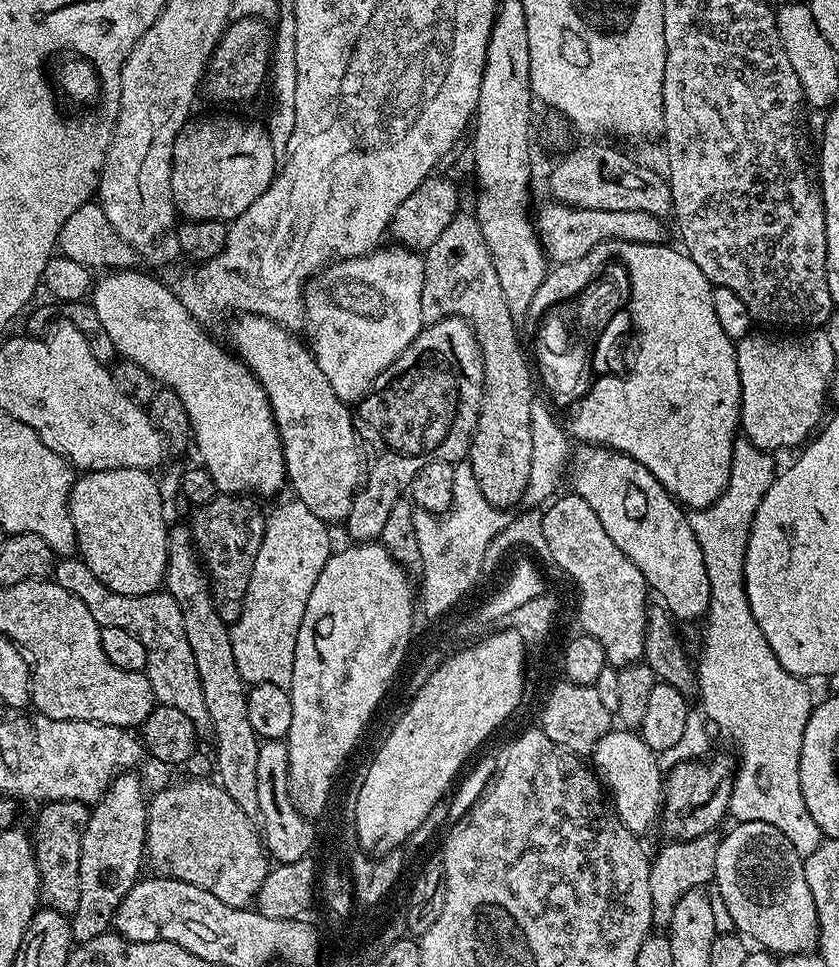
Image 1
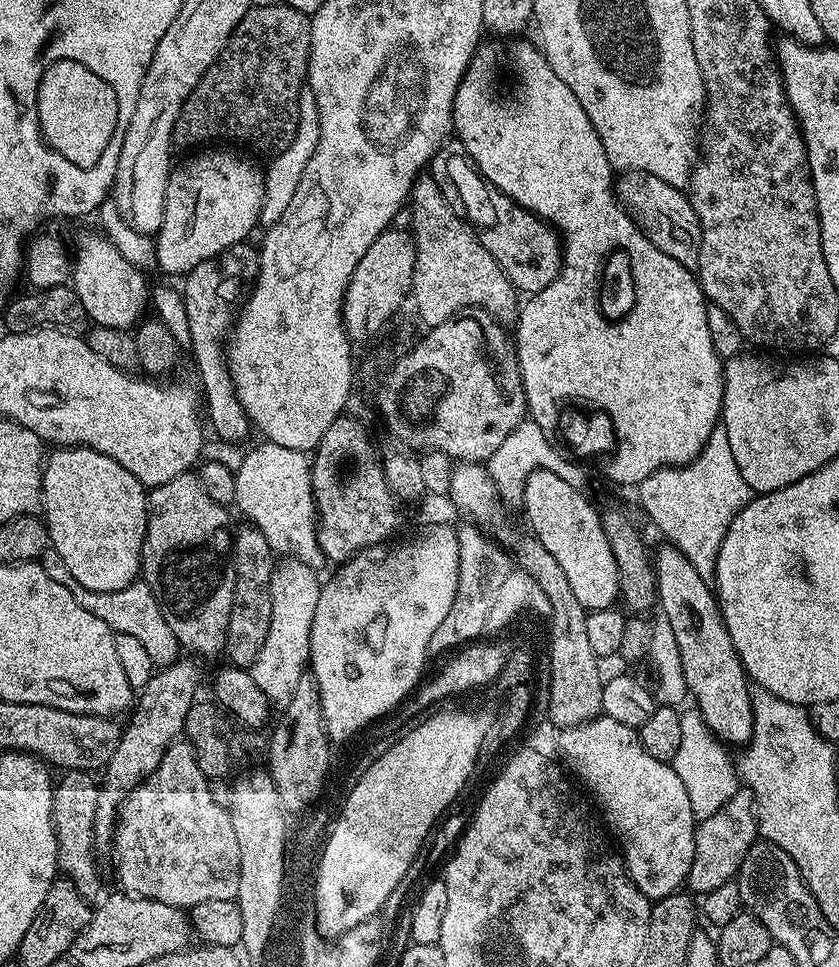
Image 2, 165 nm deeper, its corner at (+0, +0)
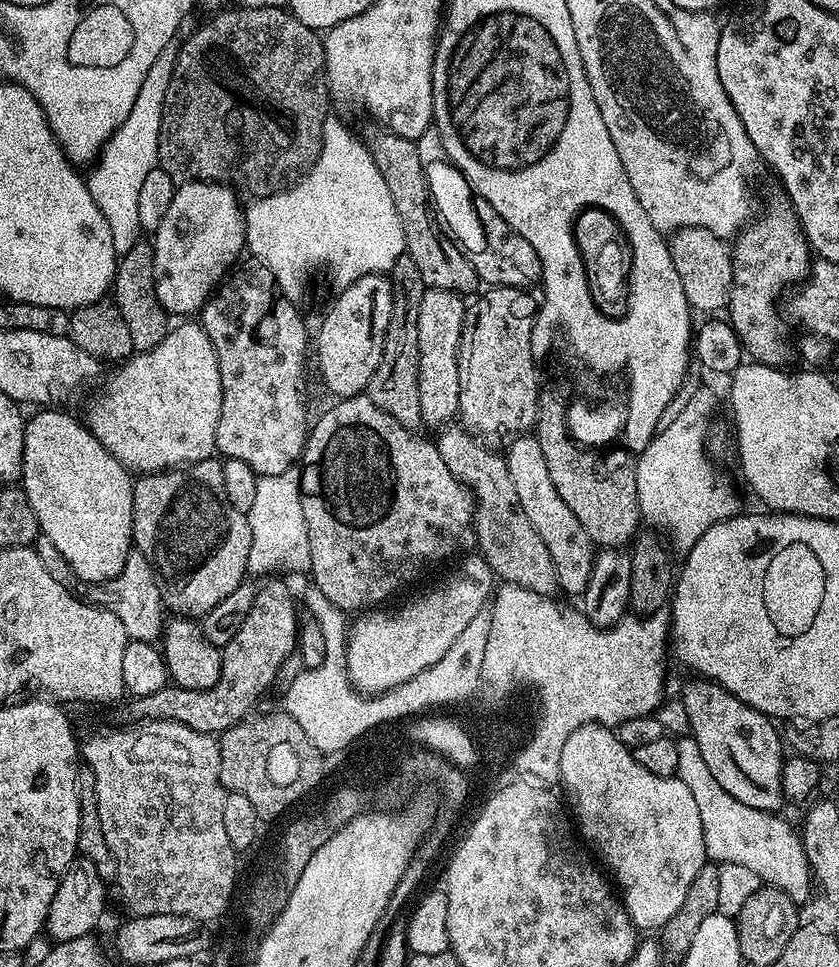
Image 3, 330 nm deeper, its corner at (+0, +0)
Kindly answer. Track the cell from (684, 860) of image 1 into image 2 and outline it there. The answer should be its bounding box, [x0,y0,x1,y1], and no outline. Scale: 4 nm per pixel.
[686,787,758,896]

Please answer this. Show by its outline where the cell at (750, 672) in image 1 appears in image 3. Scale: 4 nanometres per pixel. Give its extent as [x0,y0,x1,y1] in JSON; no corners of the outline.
[636,388,738,554]

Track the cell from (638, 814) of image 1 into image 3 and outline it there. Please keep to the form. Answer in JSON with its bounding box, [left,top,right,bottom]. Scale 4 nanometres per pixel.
[559,724,708,930]

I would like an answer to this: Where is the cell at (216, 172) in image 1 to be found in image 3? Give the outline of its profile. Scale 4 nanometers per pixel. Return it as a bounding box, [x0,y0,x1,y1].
[154,180,245,317]

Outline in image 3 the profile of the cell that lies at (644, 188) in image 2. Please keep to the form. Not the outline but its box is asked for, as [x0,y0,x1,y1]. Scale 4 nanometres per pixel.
[668,228,732,314]

